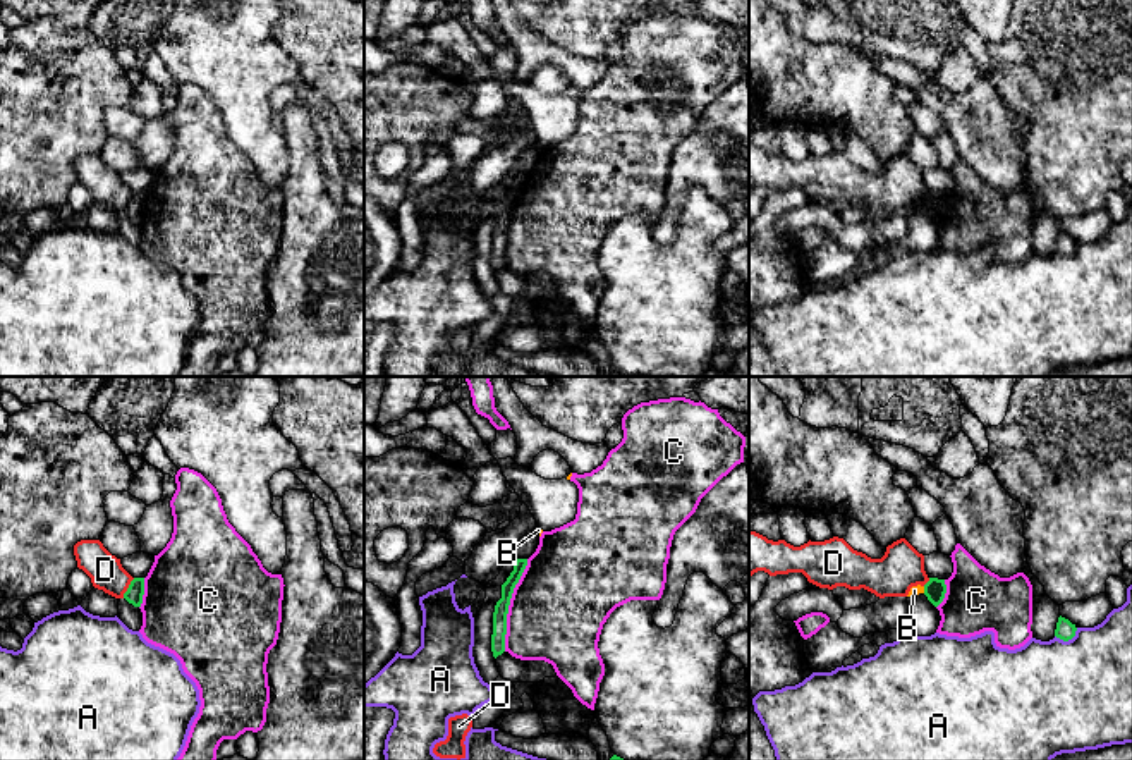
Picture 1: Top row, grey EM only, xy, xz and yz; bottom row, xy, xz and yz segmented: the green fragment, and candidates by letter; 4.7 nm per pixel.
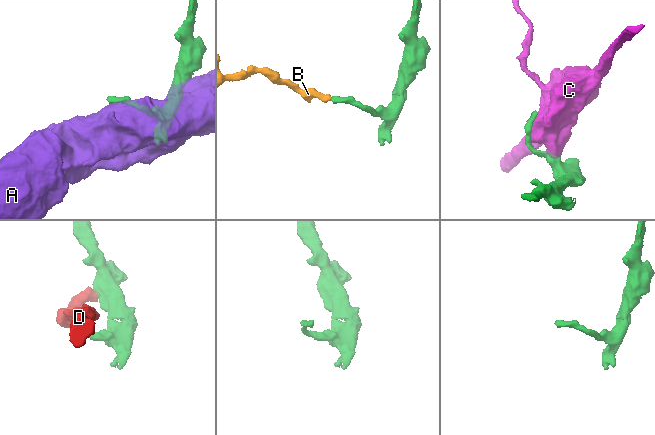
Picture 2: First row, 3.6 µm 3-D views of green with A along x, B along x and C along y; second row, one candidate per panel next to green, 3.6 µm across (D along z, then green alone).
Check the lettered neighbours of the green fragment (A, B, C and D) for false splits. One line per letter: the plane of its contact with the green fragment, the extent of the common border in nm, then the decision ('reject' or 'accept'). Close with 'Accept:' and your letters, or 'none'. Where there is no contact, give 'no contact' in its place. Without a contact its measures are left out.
A: contact in yz; length 120 nm; reject
B: contact in yz; length 30 nm; reject
C: contact in xz; length 440 nm; reject
D: contact in xy; length 110 nm; reject
Accept: none

